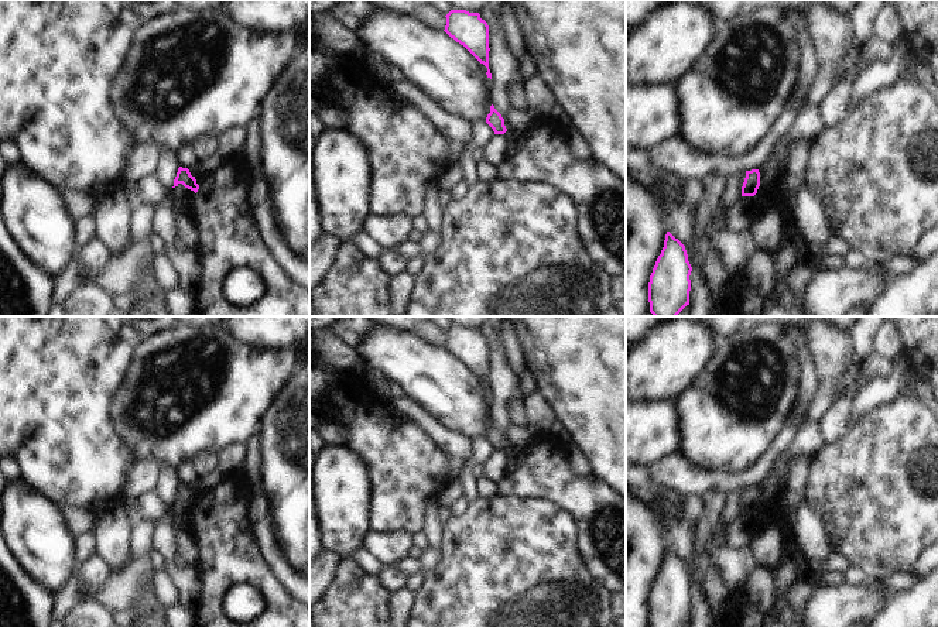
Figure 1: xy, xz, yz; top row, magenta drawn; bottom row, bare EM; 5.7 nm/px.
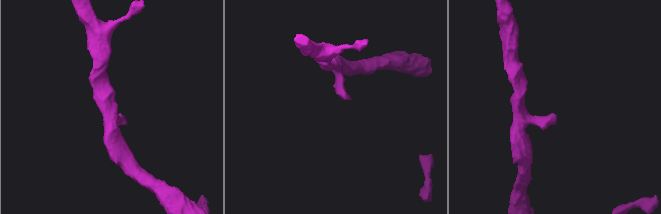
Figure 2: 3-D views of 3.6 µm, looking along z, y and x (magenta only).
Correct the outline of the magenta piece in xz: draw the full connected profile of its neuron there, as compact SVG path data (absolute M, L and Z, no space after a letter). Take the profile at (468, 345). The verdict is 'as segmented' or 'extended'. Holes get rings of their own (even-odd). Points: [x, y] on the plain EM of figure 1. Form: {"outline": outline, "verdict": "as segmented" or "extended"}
{"outline": "M451 326L445 333L446 342L444 347L483 380L487 384L487 394L492 395L489 386L487 339L480 335L479 329L469 329L466 326Z", "verdict": "as segmented"}

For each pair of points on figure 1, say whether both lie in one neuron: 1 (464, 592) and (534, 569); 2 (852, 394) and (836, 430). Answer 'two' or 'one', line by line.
1: one
2: one

